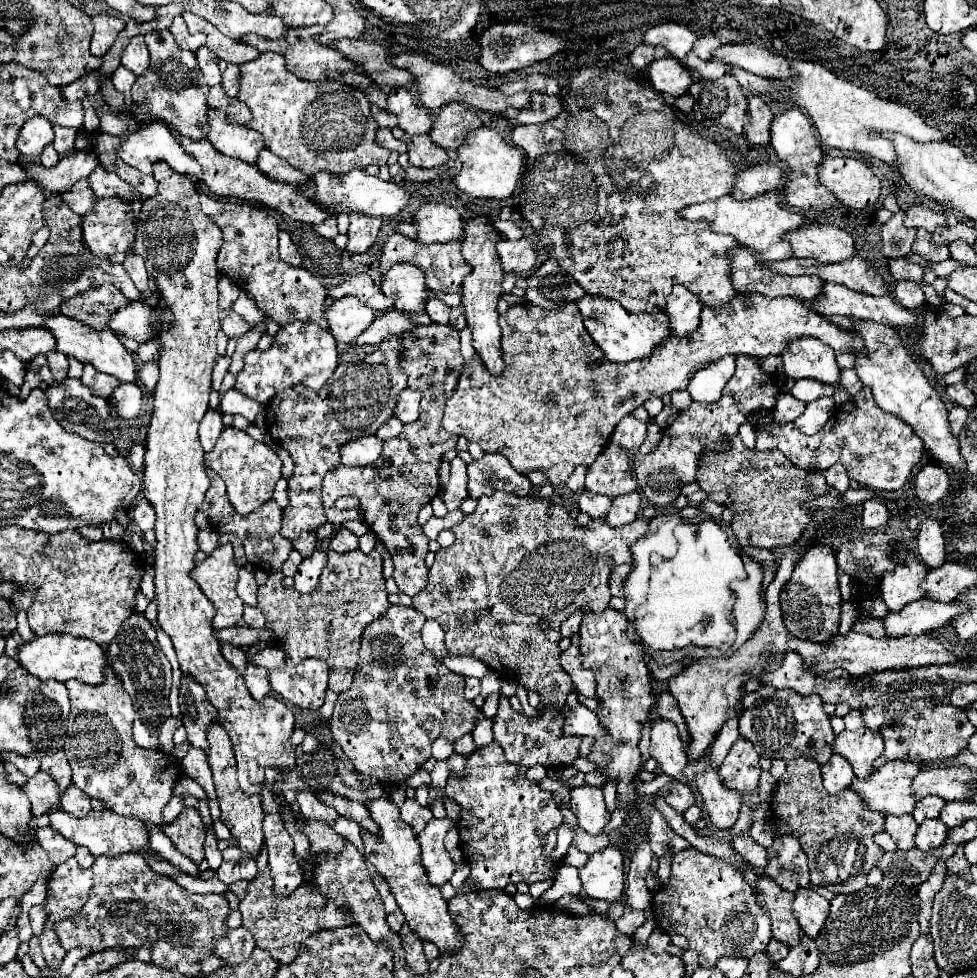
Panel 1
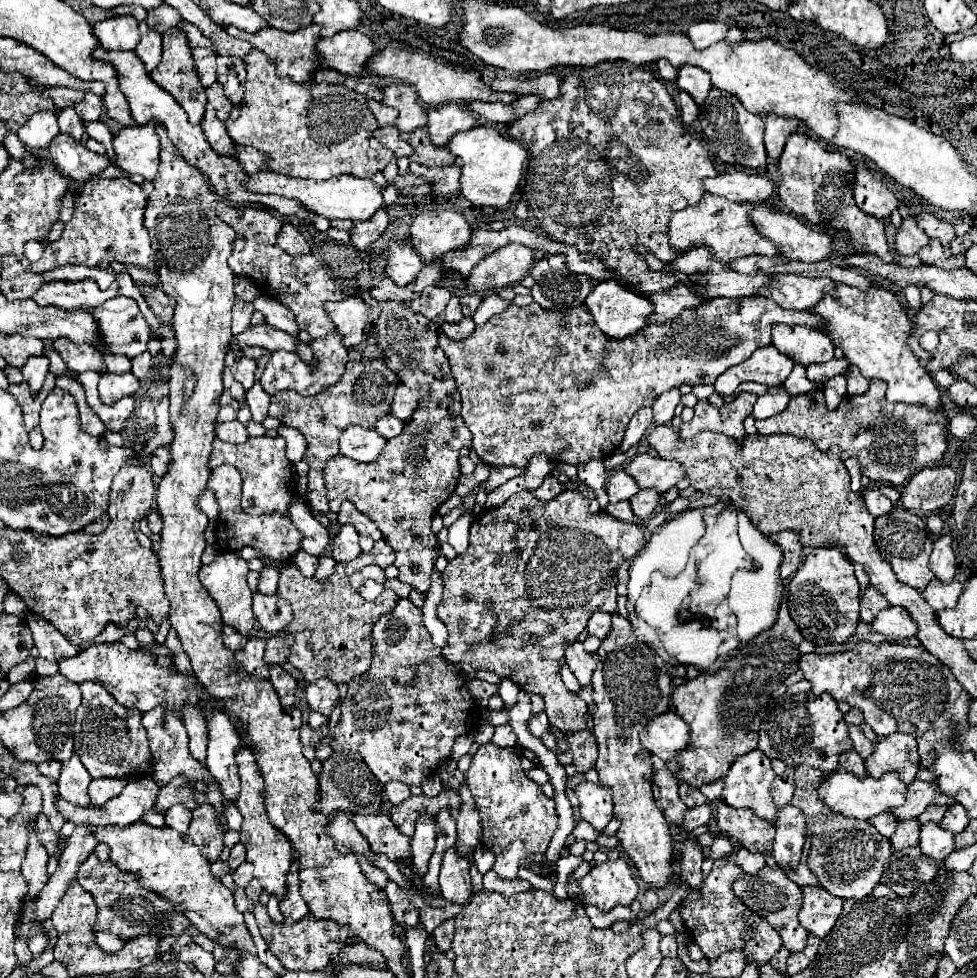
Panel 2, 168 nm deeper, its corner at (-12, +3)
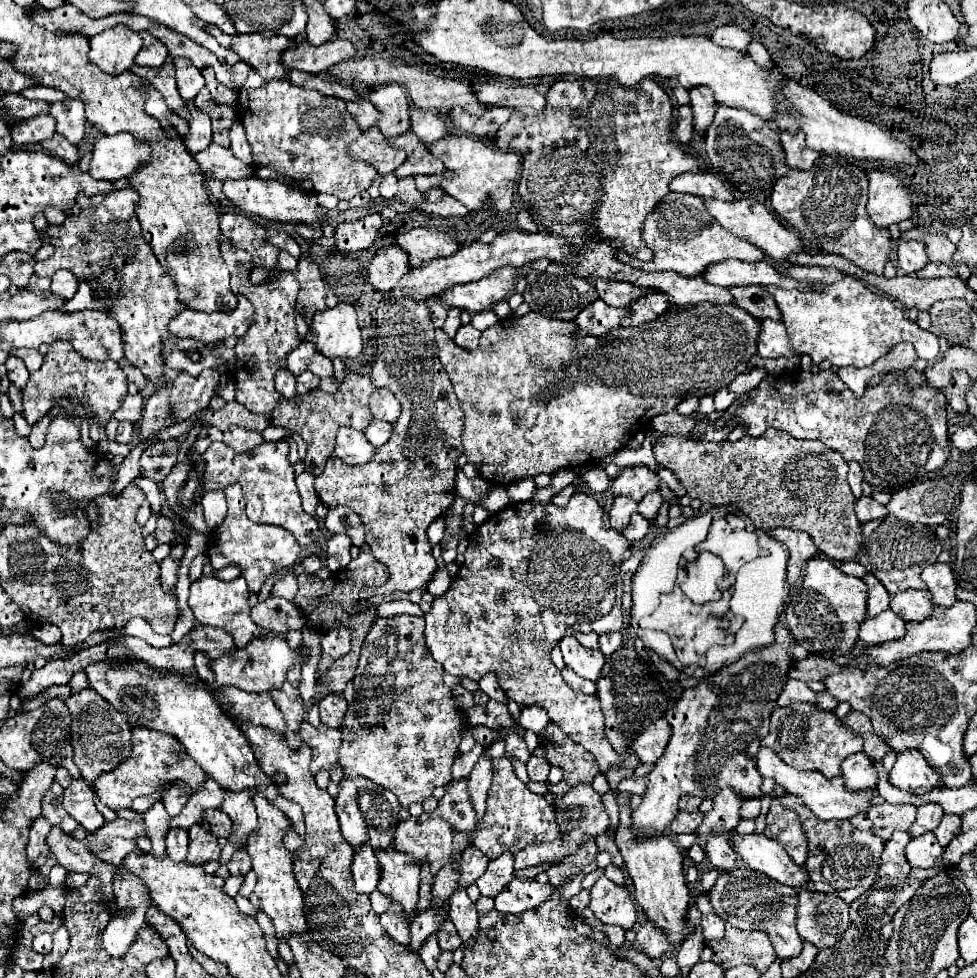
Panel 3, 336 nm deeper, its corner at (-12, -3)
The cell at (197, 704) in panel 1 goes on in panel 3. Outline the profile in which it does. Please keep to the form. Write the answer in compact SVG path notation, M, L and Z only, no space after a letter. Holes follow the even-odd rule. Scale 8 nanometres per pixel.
M225 792L225 802L221 806L225 814L233 820L233 832L227 838L233 846L245 848L247 836L257 832L257 812L251 800L251 792Z

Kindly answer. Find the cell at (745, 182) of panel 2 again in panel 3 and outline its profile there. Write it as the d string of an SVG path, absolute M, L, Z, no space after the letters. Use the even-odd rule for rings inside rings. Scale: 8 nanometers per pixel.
M685 172L669 182L671 192L687 192L701 198L733 200L733 194L723 186L723 182L711 172Z

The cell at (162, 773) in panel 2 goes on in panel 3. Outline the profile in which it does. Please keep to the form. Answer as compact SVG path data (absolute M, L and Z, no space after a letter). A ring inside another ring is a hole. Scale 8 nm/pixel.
M161 786L161 790L159 790L159 792L155 792L155 794L151 794L151 796L145 796L145 798L137 798L137 800L133 800L133 804L131 804L131 810L139 812L139 814L147 812L147 808L149 808L153 802L161 800L161 792L163 792L163 790L165 790L165 786Z

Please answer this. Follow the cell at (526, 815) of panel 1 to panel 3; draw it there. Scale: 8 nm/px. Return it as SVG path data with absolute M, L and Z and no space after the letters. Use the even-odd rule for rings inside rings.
M505 756L495 758L493 760L493 784L487 796L487 810L475 828L473 846L477 846L487 858L493 860L507 850L517 854L529 844L551 842L557 838L559 838L559 830L555 822L553 804L549 804L545 796L529 792L527 786L515 776L515 770Z

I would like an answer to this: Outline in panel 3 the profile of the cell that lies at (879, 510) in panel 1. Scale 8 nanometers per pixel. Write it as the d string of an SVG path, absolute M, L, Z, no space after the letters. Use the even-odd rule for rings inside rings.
M861 496L855 500L855 514L857 514L859 522L869 522L869 520L885 518L887 508L883 504L875 502L871 496Z

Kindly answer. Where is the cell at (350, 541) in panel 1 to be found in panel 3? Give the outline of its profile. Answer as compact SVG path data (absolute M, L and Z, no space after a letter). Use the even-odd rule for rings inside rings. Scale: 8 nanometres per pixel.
M333 534L327 542L327 568L331 572L339 572L341 568L347 568L351 562L351 538L347 534Z

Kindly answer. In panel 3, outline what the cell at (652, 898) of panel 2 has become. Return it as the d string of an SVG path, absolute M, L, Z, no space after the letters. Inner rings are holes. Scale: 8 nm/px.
M649 920L645 922L645 926L641 926L641 930L637 932L637 948L647 954L649 958L663 958L665 954L673 952L675 948L667 942L665 934L655 928Z

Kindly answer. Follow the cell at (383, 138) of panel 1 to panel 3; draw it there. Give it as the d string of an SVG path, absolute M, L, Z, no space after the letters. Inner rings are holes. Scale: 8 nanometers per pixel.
M369 128L365 130L351 146L349 152L353 156L353 160L361 160L371 164L379 176L385 176L389 172L393 172L403 160L405 160L405 152L391 148L385 140L385 136L379 132L379 128Z

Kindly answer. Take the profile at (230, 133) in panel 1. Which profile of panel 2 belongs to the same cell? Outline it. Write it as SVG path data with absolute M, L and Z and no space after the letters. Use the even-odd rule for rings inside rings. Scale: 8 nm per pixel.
M209 104L205 110L205 118L203 118L203 130L205 130L205 138L209 140L211 148L221 154L221 156L235 156L237 154L237 144L229 138L225 124L217 118L215 108Z

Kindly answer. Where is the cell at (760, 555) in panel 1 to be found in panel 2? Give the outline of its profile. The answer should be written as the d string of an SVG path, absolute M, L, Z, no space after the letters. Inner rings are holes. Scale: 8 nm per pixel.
M785 530L785 532L777 532L769 536L781 550L783 550L783 562L781 562L781 578L787 580L791 578L801 562L801 550L803 546L799 544L799 536L793 530Z

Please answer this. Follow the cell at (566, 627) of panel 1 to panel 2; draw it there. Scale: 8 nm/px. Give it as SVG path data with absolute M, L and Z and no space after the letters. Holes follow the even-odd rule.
M595 612L589 622L587 622L587 632L591 636L597 636L599 640L605 638L611 630L611 614L605 614L605 612Z

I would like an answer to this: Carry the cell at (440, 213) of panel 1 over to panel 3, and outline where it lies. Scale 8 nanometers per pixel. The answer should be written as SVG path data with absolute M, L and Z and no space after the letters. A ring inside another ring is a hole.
M413 228L401 234L397 238L397 246L407 252L411 268L419 268L421 264L431 262L435 258L451 256L459 248L451 234L429 228Z

